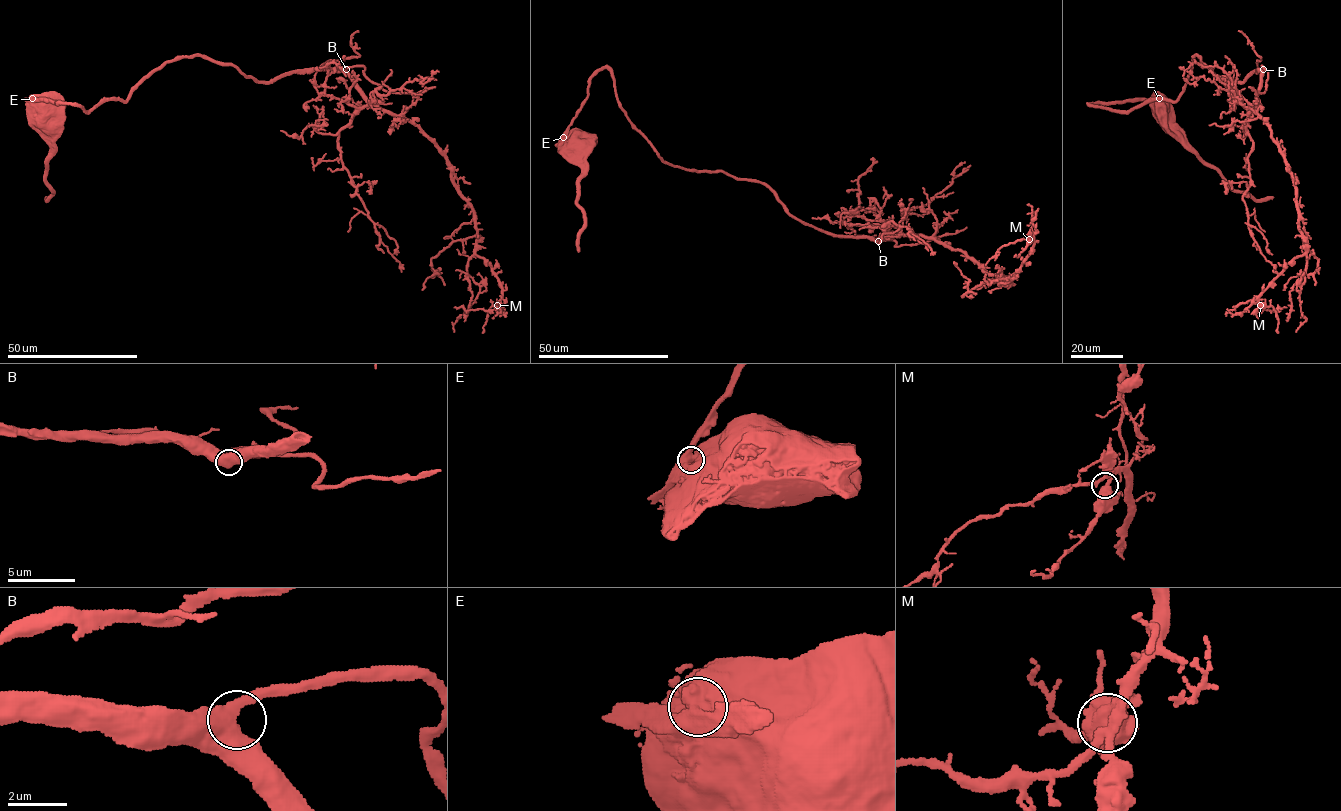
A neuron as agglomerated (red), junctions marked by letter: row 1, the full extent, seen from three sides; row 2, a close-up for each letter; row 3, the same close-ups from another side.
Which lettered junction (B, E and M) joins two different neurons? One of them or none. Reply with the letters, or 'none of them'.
E

